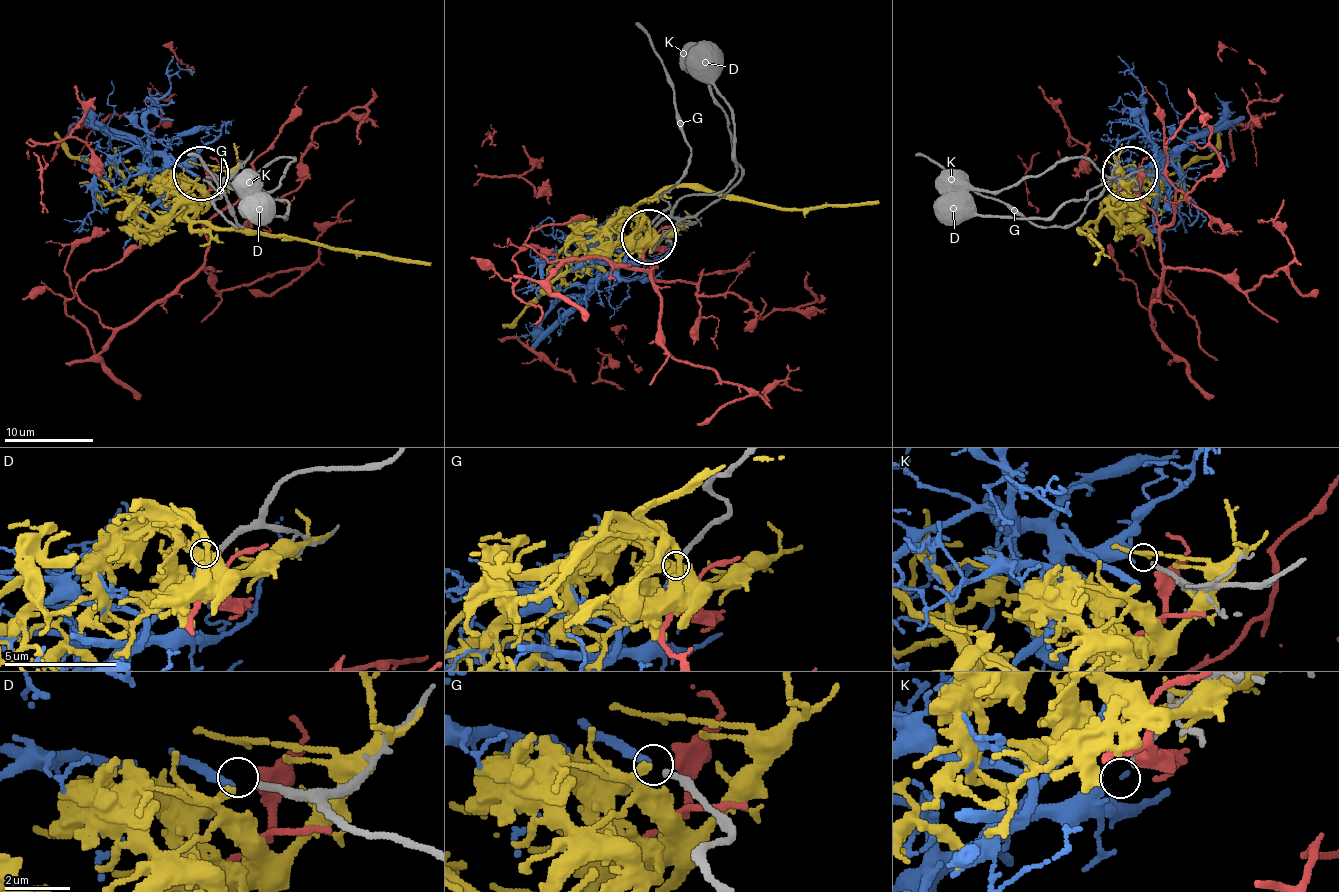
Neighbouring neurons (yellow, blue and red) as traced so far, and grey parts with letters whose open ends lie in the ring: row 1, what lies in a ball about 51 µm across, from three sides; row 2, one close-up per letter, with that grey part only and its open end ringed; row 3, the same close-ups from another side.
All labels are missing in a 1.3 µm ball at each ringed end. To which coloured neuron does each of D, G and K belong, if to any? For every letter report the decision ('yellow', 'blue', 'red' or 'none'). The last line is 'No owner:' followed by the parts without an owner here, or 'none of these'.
D: none
G: blue
K: none
No owner: D, K

